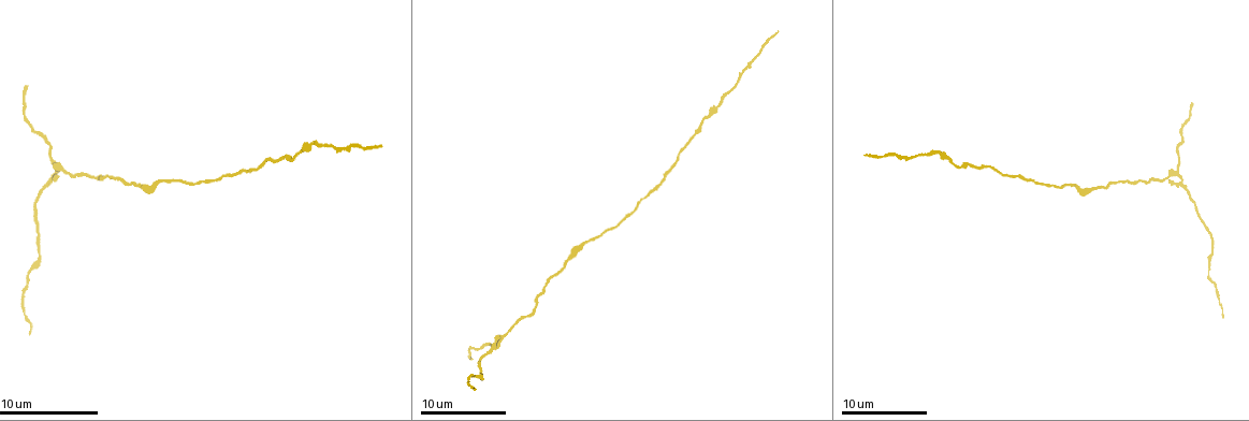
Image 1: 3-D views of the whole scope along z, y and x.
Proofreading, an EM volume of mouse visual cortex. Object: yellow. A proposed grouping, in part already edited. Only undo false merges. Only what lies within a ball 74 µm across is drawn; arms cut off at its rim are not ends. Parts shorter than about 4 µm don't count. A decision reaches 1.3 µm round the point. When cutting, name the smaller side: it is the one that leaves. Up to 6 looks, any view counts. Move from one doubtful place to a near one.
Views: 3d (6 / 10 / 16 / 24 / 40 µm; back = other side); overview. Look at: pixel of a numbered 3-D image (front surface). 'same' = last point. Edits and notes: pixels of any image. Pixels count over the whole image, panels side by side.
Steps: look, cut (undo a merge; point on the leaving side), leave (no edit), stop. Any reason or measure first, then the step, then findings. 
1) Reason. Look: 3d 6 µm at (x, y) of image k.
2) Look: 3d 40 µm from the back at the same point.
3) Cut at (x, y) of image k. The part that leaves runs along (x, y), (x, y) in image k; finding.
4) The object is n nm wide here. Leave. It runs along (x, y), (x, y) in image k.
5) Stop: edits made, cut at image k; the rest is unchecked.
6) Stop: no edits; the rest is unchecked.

Look: 3d 10 µm at (1078, 191) of image 1.

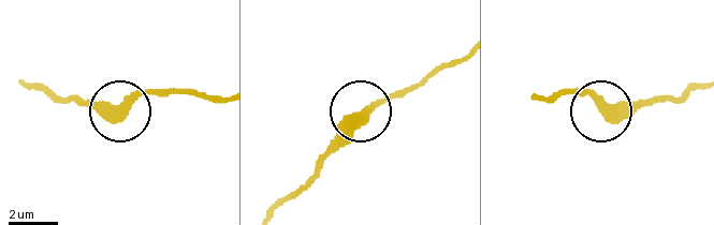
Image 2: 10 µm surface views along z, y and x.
Leave. It runs along (129, 103), (117, 113), (82, 106) in image 2; all the same neuron.

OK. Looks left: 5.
Calibre changes. Look: 3d 10 µm at (317, 141) of image 1.

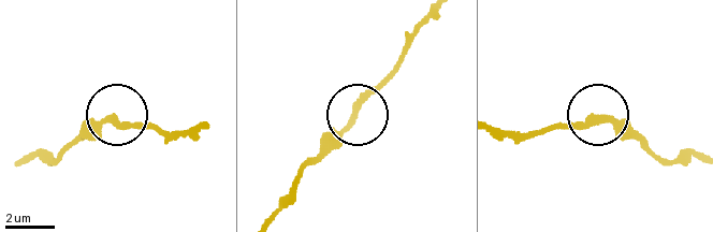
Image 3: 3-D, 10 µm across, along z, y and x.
Look: 3d 6 µm at (598, 118) of image 3.

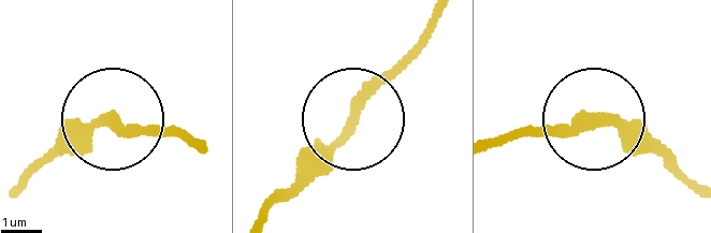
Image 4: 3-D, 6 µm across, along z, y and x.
Leave. It runs along (256, 218), (424, 47) in image 4; continuous, no second neuron.

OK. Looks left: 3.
Branch point. Look: 3d 10 µm at (1176, 175) of image 1.

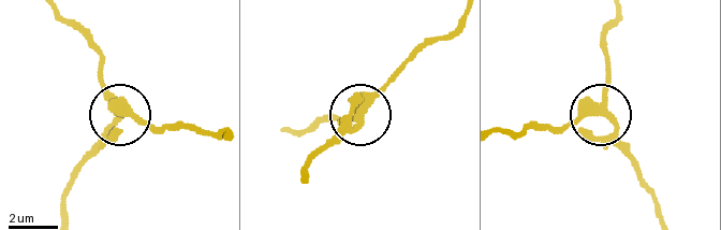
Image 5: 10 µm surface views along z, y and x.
Other side. Look: 3d 10 µm from the back at (358, 116) of image 5.

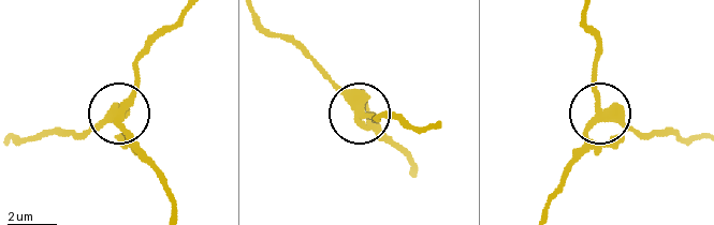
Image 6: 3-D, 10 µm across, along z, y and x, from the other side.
3 arms meet here. Leave. It runs along (17, 137), (91, 132), (116, 117), (134, 83), (134, 60) in image 6; continuous, no second neuron.

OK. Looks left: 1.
Stop: no edits; the rest is unchecked.

